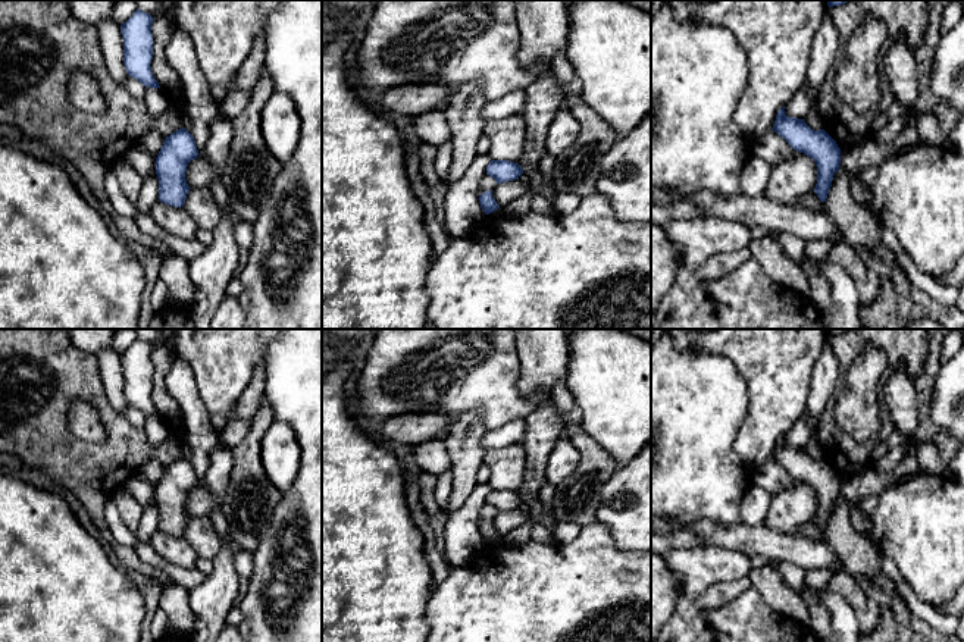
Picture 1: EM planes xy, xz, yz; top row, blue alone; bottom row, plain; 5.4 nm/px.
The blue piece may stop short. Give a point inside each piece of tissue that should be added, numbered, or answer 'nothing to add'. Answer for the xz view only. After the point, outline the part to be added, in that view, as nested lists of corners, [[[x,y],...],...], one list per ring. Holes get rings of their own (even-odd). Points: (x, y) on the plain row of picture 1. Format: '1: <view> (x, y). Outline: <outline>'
nothing to add

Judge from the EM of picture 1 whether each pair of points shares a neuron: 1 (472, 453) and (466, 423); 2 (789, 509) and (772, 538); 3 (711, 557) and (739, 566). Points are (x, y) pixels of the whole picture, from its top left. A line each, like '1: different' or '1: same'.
1: same
2: different
3: same

